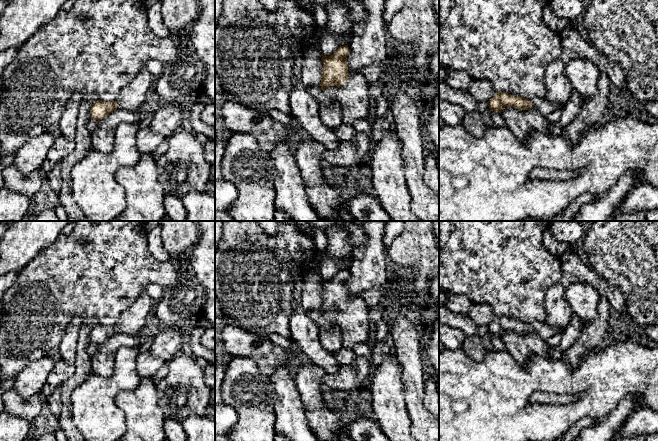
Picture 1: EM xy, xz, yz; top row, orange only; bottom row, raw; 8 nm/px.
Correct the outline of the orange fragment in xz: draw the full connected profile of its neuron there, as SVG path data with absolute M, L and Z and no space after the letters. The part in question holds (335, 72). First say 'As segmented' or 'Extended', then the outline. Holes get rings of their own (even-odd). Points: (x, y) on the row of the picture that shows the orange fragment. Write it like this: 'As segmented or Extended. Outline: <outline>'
Extended. Outline: M348 45L340 46L330 56L322 54L323 69L321 88L337 86L336 103L341 107L343 123L352 125L357 120L372 120L370 110L369 83L360 73L349 75Z

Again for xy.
Extended. Outline: M146 68L141 69L132 82L120 91L114 101L98 100L94 102L90 109L91 119L100 121L117 108L126 111L136 111L145 102L147 92L153 82L154 78L150 72Z

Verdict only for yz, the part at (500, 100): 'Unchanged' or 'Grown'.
Grown

